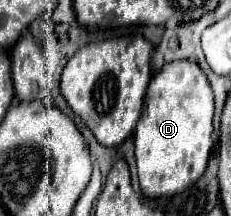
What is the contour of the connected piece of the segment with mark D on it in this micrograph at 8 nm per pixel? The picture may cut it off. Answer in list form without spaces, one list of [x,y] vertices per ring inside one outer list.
[[[167,62],[149,82],[143,114],[135,128],[139,184],[147,198],[175,196],[195,184],[213,148],[213,92],[197,62]]]

